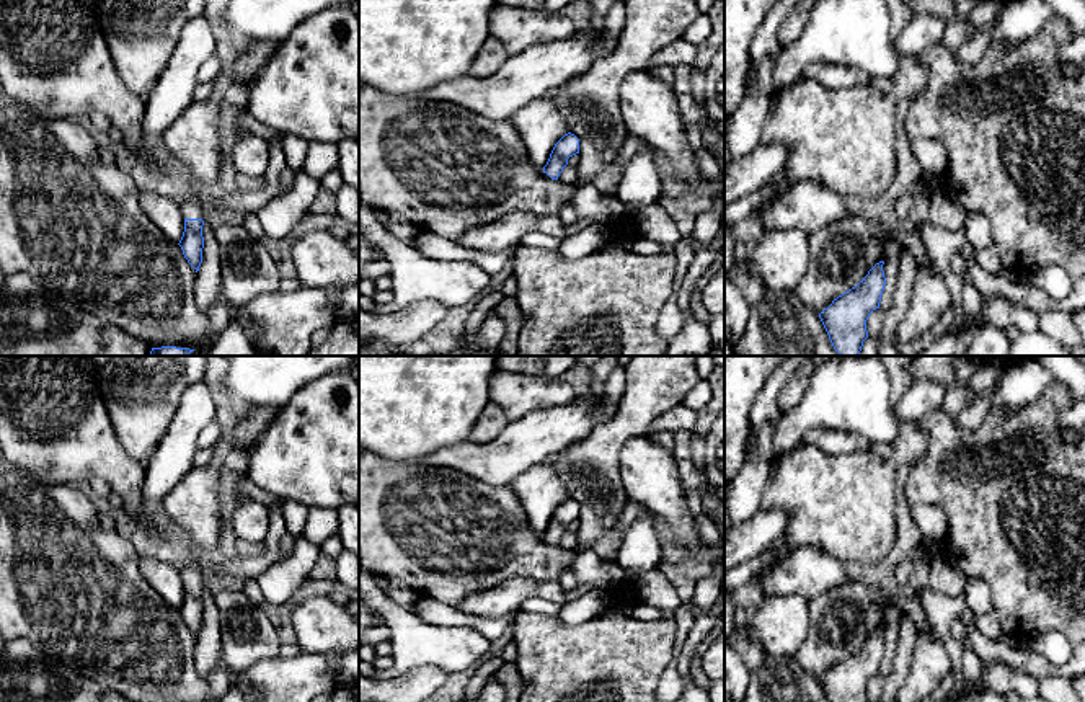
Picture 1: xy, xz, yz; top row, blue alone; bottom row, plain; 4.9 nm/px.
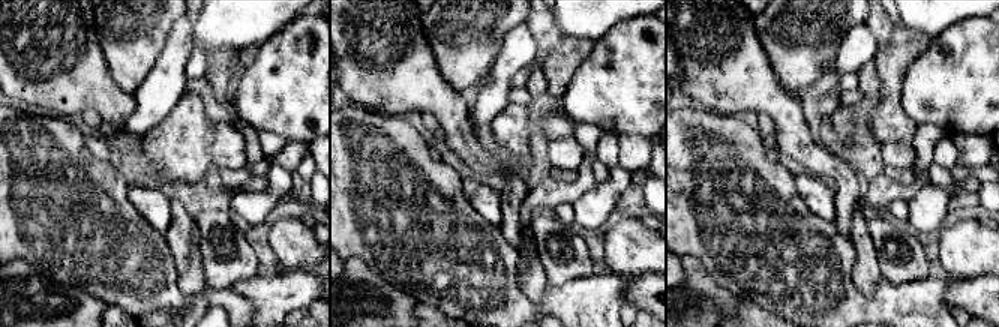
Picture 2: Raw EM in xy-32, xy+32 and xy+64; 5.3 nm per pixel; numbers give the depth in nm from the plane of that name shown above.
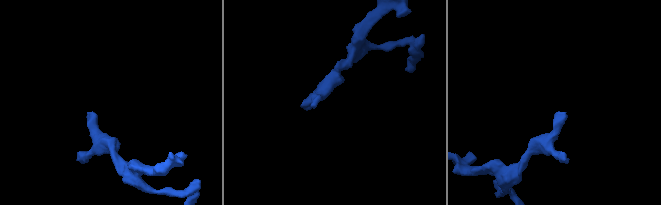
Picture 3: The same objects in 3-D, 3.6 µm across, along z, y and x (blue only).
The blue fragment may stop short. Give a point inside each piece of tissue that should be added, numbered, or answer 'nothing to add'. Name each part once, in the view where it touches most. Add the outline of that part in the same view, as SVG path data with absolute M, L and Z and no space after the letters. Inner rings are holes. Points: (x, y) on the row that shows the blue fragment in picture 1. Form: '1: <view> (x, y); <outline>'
1: xy (191, 209); M197 198L186 201L181 206L183 219L204 219L202 209Z

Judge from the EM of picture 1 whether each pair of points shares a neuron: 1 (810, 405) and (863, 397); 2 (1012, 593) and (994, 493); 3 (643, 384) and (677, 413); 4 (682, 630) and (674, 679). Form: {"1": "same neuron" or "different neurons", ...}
{"1": "same neuron", "2": "same neuron", "3": "different neurons", "4": "same neuron"}

